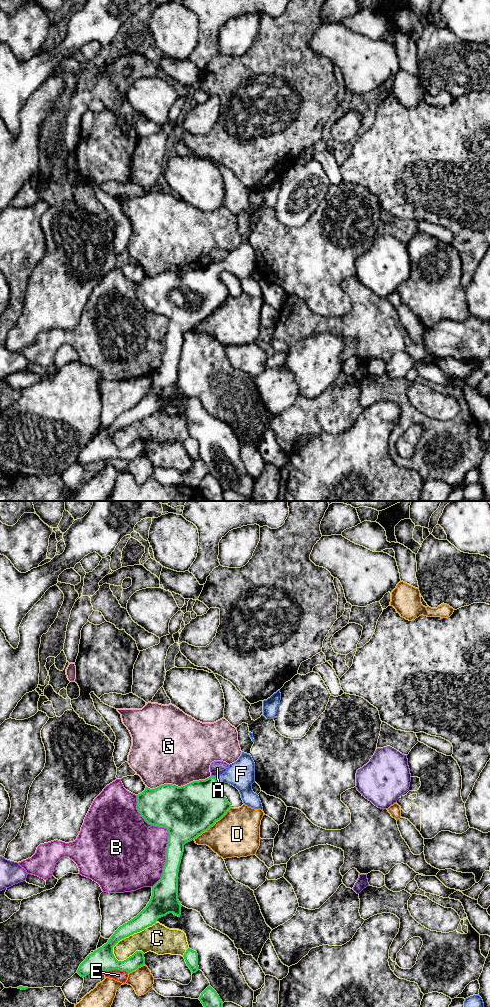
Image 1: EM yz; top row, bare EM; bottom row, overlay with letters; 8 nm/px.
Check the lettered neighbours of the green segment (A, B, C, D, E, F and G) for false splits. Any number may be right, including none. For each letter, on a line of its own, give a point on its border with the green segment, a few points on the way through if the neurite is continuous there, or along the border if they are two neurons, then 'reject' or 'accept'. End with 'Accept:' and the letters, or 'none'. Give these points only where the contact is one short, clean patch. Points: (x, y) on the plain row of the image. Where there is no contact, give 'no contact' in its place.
A: yz (214, 264) | reject
B: yz (169, 323) | reject
C: yz (129, 423) | reject
D: yz (212, 313) | reject
E: yz (116, 457) | reject
F: yz (216, 268) | accept
G: yz (177, 274) | reject
Accept: F

